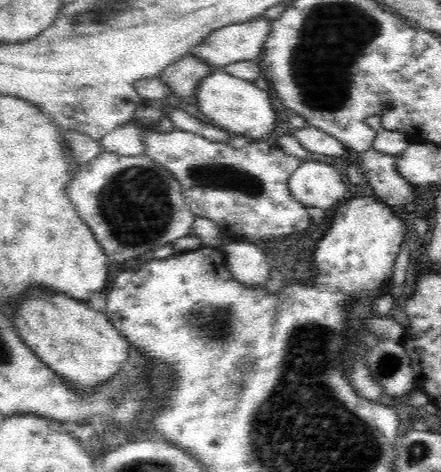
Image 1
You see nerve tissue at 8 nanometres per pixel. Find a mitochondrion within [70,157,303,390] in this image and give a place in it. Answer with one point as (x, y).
(134, 206)

